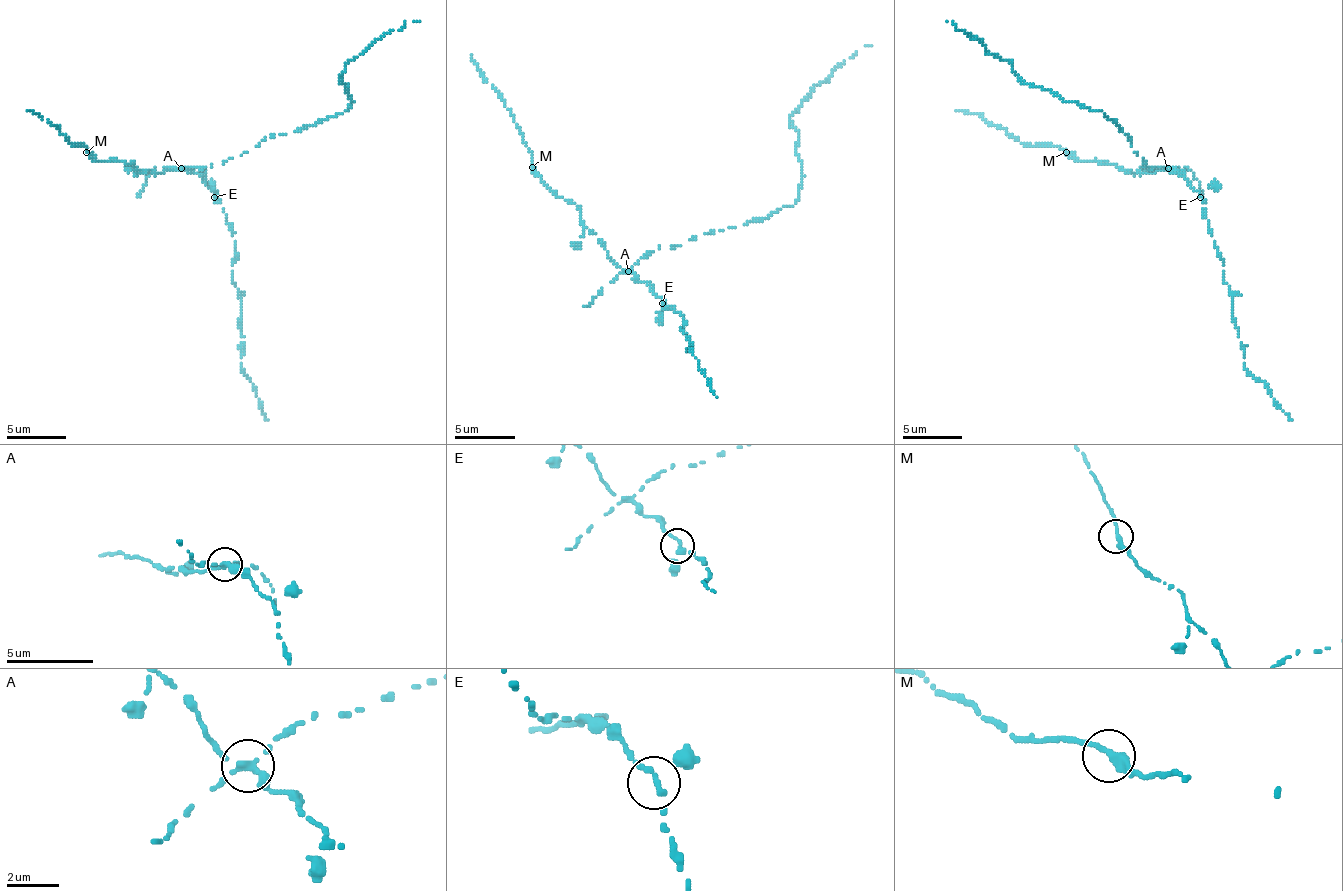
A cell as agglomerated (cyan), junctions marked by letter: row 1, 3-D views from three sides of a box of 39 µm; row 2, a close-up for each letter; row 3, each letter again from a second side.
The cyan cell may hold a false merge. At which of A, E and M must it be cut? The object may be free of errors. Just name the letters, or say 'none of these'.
A

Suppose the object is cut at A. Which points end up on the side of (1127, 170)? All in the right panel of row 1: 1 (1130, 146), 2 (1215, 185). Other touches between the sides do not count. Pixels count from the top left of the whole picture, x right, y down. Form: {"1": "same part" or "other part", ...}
{"1": "other part", "2": "same part"}

